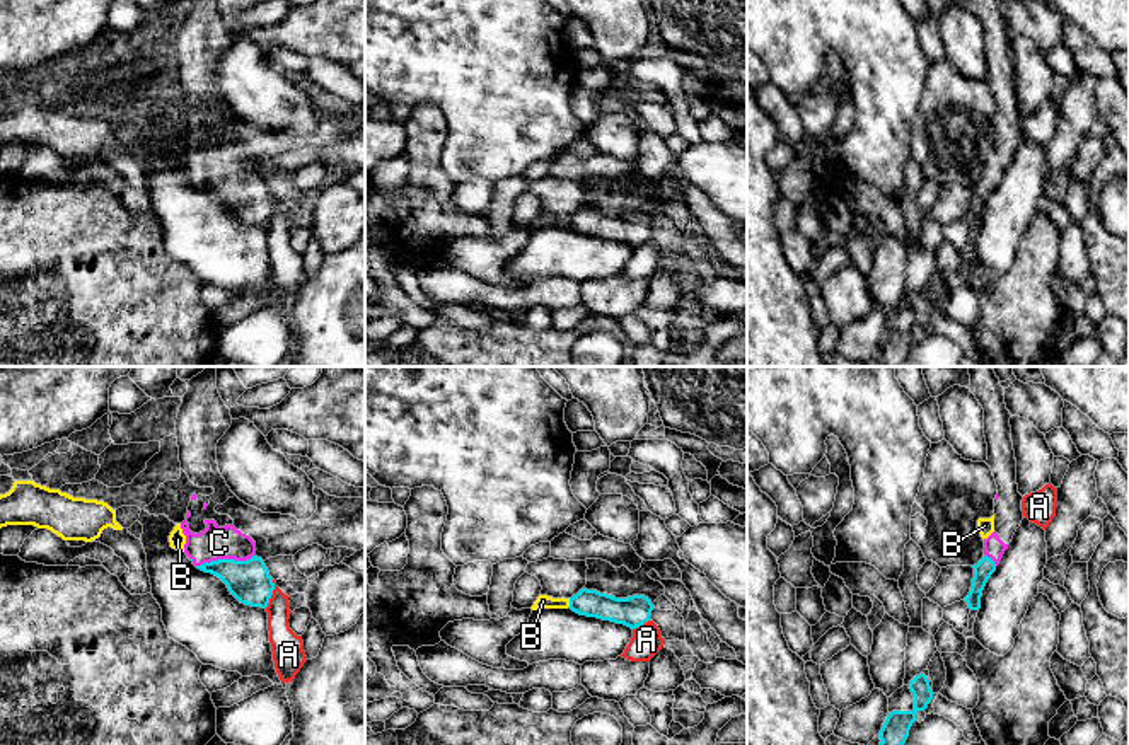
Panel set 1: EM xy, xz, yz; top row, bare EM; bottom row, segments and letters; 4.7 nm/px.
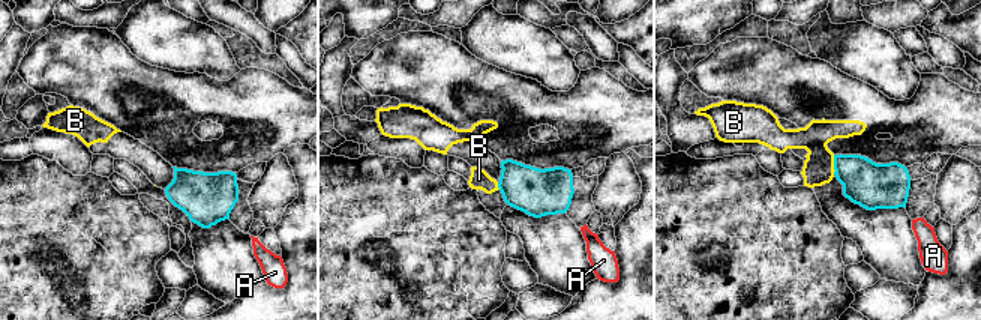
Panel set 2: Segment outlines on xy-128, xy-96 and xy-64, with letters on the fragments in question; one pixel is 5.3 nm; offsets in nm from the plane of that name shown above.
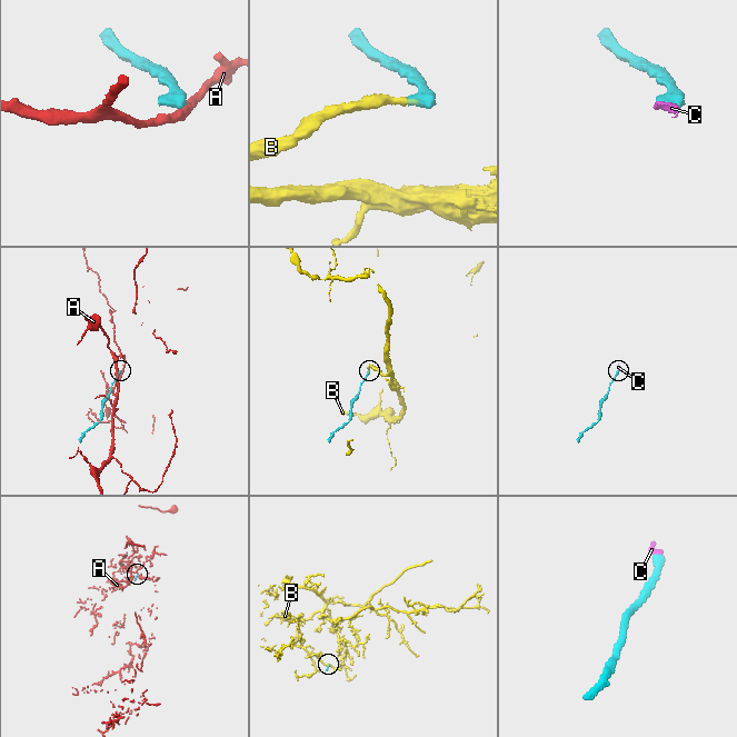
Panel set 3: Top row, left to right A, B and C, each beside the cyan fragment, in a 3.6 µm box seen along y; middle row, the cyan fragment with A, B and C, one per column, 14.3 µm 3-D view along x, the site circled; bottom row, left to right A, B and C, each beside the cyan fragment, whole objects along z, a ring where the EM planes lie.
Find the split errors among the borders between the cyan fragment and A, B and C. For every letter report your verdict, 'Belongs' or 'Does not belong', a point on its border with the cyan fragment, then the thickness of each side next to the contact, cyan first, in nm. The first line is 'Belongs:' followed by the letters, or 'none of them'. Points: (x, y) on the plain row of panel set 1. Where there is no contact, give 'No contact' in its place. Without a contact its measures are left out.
Belongs: C
A: Does not belong. Touches cyan at xy (272, 212). Thickness 200 nm (cyan) against 140 nm
B: Does not belong. Touches cyan at xz (570, 220). Thickness 130 nm (cyan) against 60 nm
C: Belongs. Touches cyan at xy (225, 178). Thickness 200 nm (cyan) against 160 nm

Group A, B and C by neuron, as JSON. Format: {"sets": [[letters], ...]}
{"sets": [["A"], ["B"], ["C"]]}

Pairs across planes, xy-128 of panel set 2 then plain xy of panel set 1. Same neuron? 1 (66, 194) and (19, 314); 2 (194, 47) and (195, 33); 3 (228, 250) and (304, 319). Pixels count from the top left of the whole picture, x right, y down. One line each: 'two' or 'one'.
1: one
2: two
3: two

